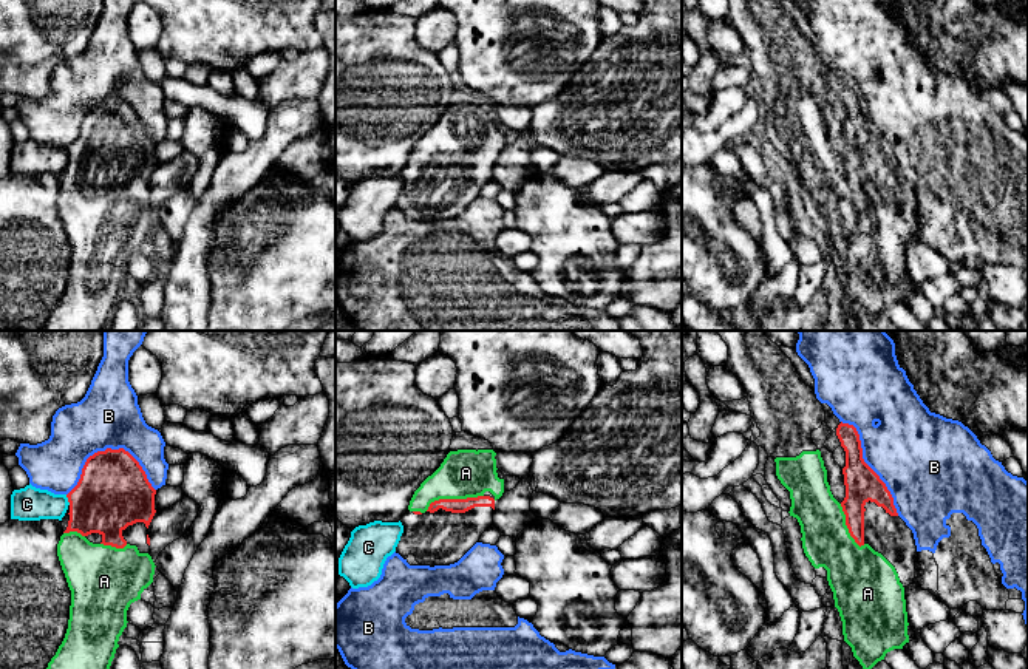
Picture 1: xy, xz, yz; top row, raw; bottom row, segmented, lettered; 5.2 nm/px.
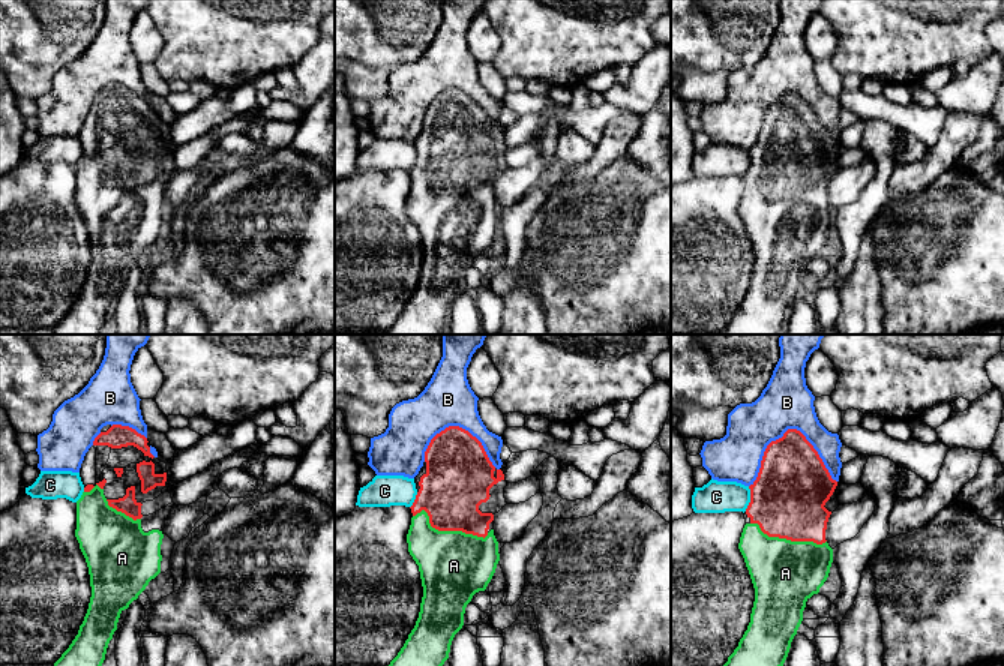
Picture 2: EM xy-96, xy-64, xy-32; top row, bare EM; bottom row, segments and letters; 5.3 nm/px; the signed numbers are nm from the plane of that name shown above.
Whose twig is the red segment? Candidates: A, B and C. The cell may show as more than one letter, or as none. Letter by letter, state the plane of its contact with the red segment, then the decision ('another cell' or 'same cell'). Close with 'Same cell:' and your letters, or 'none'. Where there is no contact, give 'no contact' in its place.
A: xz | same cell
B: xy | another cell
C: xy | another cell
Same cell: A

